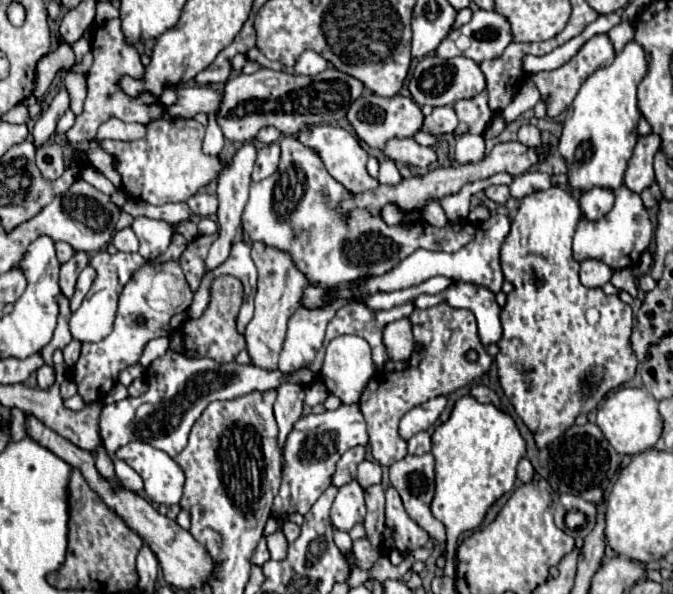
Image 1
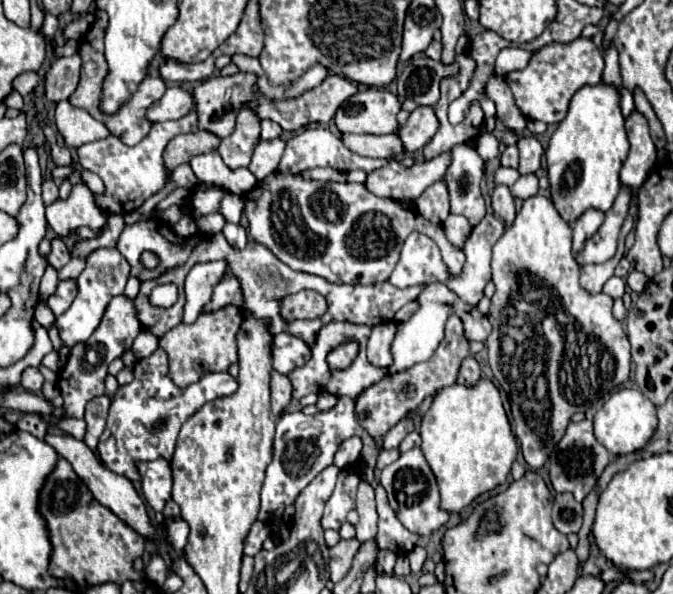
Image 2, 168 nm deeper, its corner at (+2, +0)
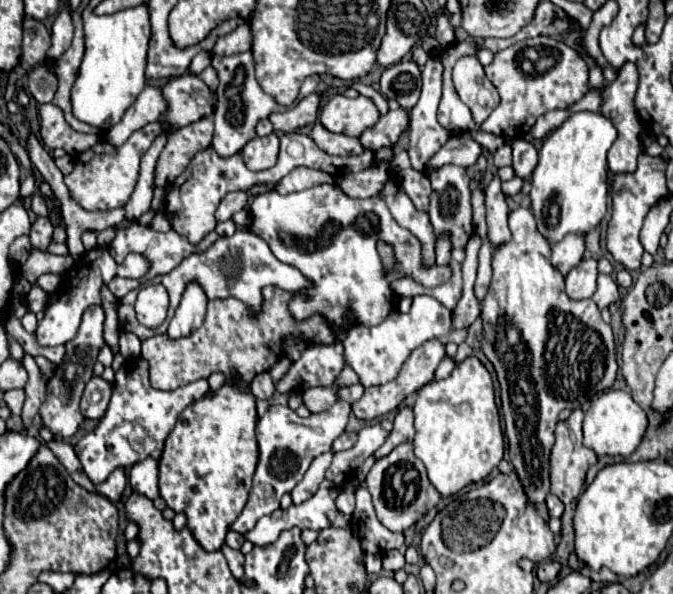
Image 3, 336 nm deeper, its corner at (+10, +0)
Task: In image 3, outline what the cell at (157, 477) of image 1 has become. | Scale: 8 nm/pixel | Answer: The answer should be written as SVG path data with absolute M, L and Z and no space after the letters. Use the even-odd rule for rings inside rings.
M146 458L138 464L134 464L130 468L128 482L134 492L138 492L150 500L156 500L160 496L158 494L158 460Z

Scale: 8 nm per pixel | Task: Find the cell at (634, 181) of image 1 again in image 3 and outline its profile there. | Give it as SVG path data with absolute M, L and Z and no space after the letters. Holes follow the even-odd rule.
M624 64L618 74L616 74L616 82L612 84L606 84L604 86L604 104L600 108L600 112L604 116L608 116L612 120L612 124L616 126L618 130L618 138L616 142L612 144L610 152L608 152L608 166L614 174L626 174L626 172L636 172L636 166L638 166L638 156L642 154L642 144L640 144L640 118L636 114L636 108L634 108L634 94L636 94L636 88L638 88L638 72L636 72L636 66L634 64Z

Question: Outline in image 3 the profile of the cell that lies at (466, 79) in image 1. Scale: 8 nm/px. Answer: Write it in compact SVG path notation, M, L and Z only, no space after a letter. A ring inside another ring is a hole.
M404 58L388 66L380 78L380 92L394 98L402 108L412 110L420 98L420 68L414 60Z

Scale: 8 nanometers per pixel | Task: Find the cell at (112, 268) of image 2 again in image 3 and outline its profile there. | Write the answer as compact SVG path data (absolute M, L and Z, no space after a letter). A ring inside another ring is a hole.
M92 248L88 250L82 261L90 261L86 266L80 266L76 270L76 274L70 278L68 288L64 292L58 294L56 302L48 308L44 320L38 324L38 344L42 346L60 346L70 342L80 328L82 322L82 314L92 306L92 304L100 304L100 290L106 286L115 276L118 276L118 264L114 262L114 258L110 256L110 252L106 248Z

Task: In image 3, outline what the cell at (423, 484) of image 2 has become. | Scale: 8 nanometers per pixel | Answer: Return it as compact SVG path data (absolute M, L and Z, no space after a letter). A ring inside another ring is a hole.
M404 442L388 456L376 460L376 464L366 476L366 486L372 494L372 502L380 522L392 532L404 532L412 528L440 502L440 494L430 484L424 464L412 452L412 442Z

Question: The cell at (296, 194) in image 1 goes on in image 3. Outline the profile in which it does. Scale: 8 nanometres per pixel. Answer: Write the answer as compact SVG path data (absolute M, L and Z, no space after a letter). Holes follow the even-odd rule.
M320 184L302 192L280 196L276 190L256 196L250 202L252 224L248 230L260 236L272 250L272 254L310 278L316 288L310 290L310 300L292 300L290 312L296 320L304 320L312 314L328 316L338 328L344 328L344 312L352 312L360 324L380 324L392 308L392 278L412 272L420 284L432 288L450 280L450 266L424 266L422 242L402 228L390 214L386 202L380 196L374 198L350 198L334 184ZM378 242L394 248L394 266L384 270L378 254Z

